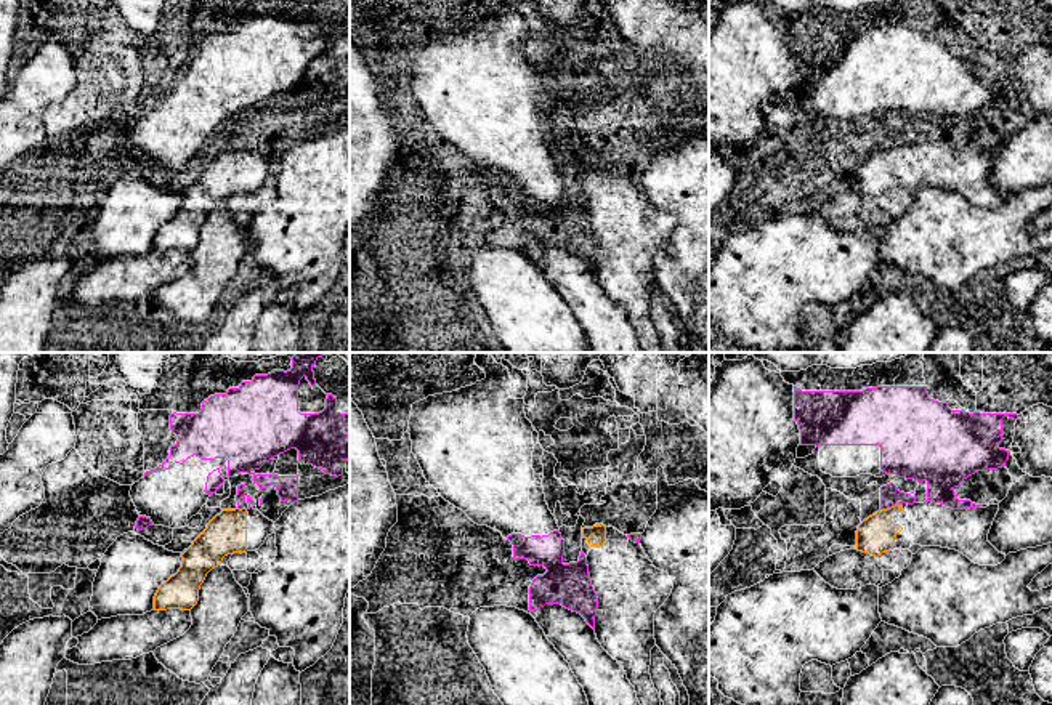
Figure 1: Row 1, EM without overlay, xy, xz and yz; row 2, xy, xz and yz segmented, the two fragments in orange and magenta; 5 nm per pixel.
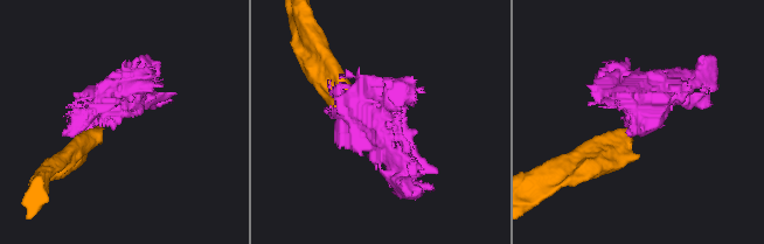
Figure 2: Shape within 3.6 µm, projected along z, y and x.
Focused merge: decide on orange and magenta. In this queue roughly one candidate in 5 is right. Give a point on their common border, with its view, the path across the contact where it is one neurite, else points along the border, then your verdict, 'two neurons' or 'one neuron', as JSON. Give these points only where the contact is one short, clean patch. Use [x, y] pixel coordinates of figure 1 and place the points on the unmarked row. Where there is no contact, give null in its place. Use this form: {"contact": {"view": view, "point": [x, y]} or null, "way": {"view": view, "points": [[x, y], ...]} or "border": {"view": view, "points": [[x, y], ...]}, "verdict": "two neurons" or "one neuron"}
{"contact": {"view": "yz", "point": [889, 149]}, "border": {"view": "yz", "points": [[897, 145], [882, 151]]}, "verdict": "two neurons"}

